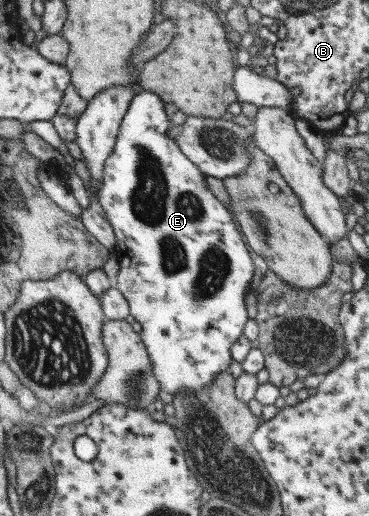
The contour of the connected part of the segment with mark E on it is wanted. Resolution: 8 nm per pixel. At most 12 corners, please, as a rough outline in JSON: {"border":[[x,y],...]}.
{"border":[[139,88],[105,164],[161,388],[212,386],[254,258]]}

